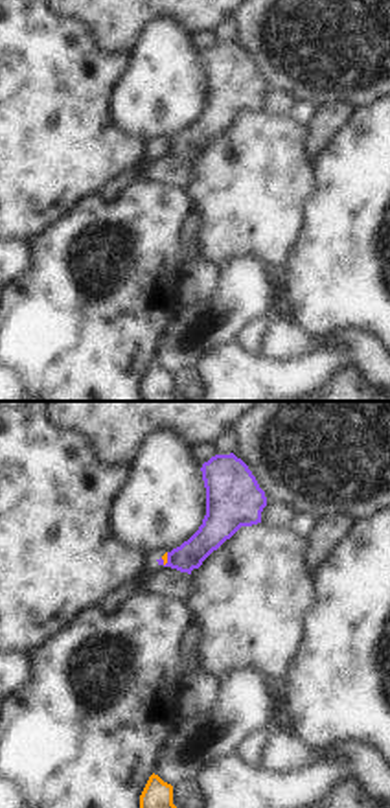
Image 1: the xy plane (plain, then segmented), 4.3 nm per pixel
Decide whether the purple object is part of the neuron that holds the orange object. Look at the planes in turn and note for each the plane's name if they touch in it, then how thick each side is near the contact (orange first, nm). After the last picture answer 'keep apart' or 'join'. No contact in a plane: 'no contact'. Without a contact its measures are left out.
meets orange in xy; 20 nm thick on the orange side, 130 nm on the other

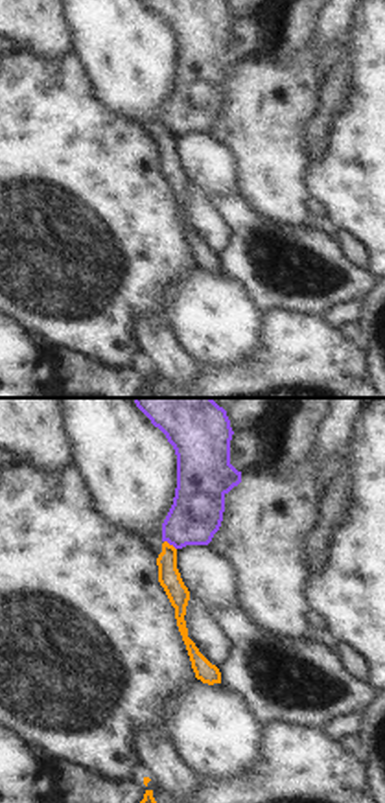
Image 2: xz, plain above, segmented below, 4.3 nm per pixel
meets orange in xz; 100 nm thick on the orange side, 220 nm on the other

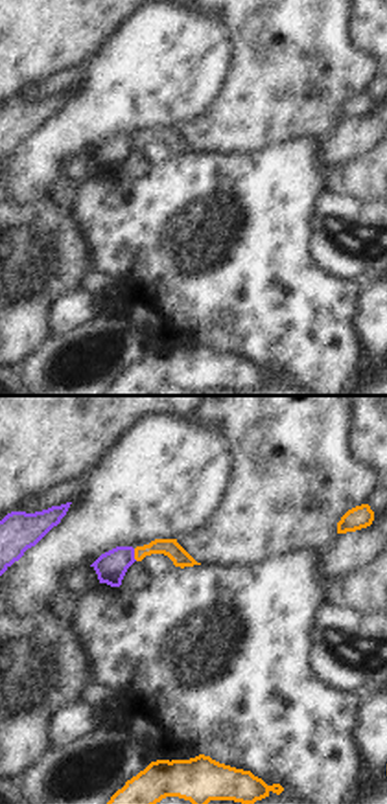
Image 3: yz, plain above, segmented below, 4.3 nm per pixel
meets orange in yz; 80 nm thick on the orange side, 140 nm on the other

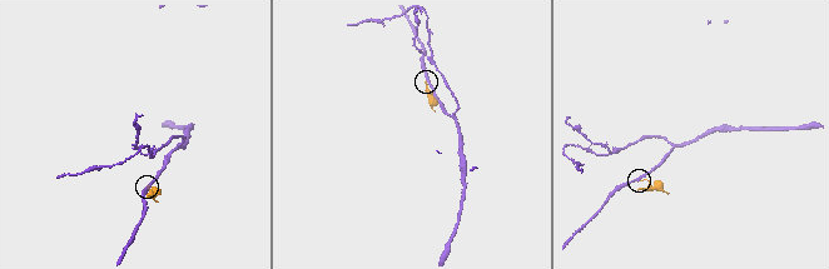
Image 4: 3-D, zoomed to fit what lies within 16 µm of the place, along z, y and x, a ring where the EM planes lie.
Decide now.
keep apart

